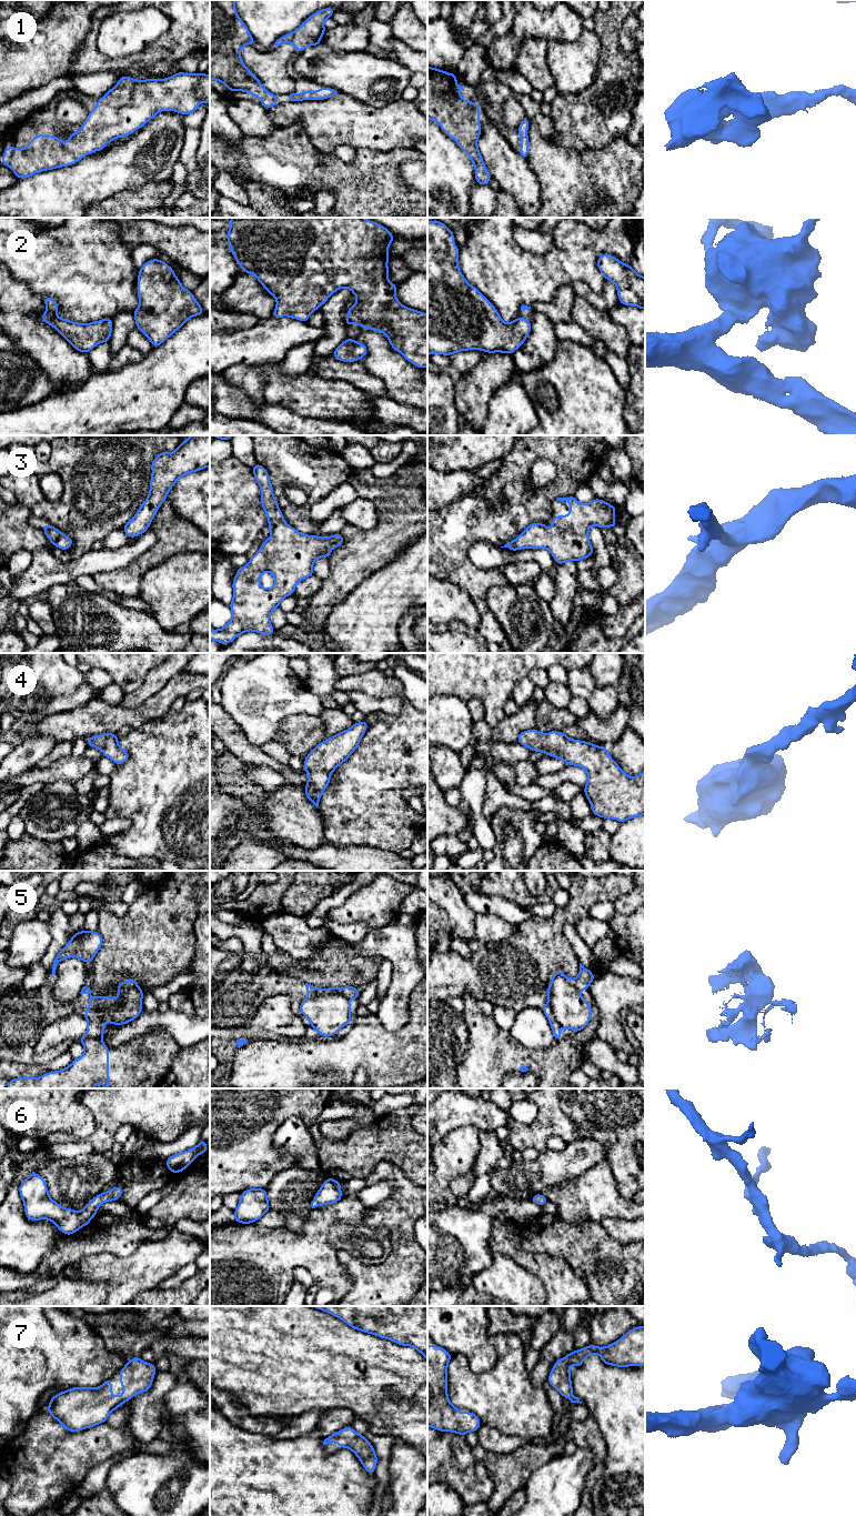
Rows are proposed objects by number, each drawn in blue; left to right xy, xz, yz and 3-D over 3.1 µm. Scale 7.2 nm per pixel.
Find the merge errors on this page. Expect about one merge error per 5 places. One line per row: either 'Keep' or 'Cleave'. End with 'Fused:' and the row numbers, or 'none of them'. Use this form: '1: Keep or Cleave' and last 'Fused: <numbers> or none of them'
1: Keep
2: Keep
3: Keep
4: Keep
5: Cleave
6: Keep
7: Keep
Fused: 5

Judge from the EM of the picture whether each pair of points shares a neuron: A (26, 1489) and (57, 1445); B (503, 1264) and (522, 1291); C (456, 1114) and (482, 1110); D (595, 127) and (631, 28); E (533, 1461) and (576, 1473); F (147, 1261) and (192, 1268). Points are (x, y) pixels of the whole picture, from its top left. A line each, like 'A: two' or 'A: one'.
A: one
B: one
C: one
D: two
E: two
F: two

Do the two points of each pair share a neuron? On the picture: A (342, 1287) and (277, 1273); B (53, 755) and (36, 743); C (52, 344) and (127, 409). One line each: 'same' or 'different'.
A: same
B: different
C: different

